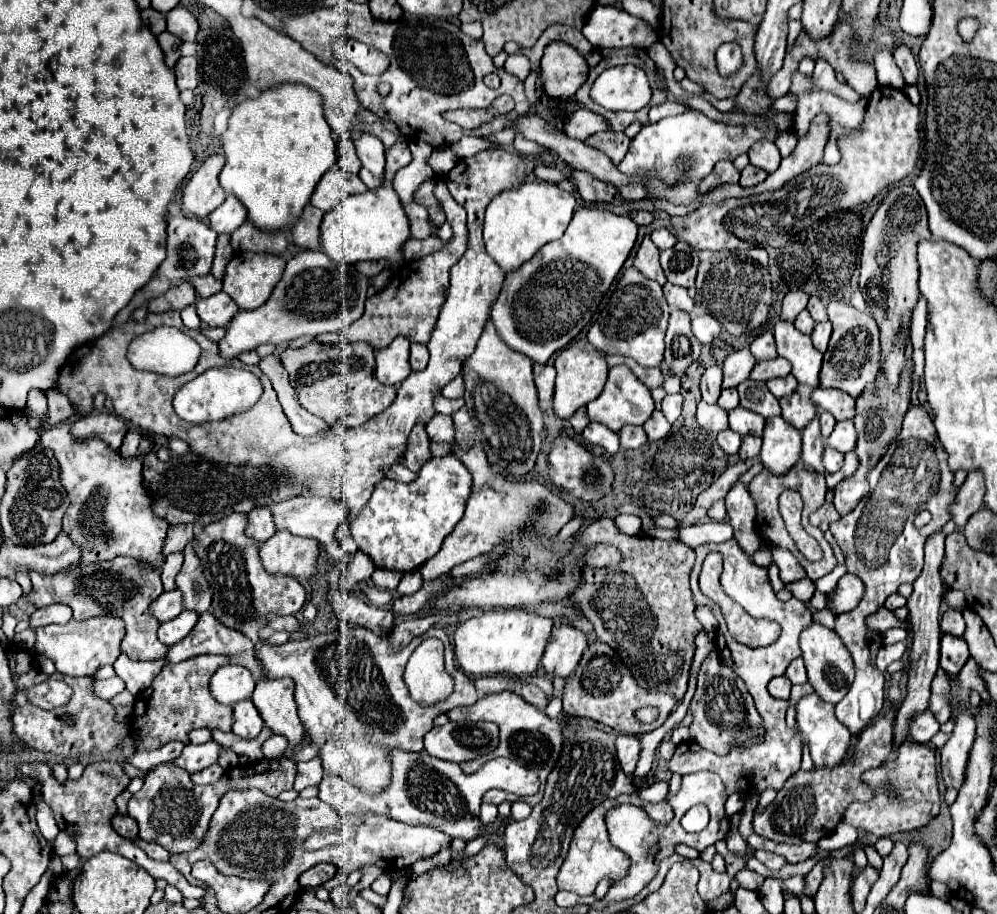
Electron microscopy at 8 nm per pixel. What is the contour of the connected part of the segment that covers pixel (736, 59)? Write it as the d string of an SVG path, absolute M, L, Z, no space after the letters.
M725 43L717 51L717 67L721 75L731 75L741 67L741 47L737 43Z

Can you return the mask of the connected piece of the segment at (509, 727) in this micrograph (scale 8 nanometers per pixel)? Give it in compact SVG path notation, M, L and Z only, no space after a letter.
M503 691L503 693L493 693L493 695L485 695L483 699L479 699L473 707L457 707L447 712L448 718L456 723L478 723L480 721L493 721L499 725L501 735L499 735L499 747L497 751L493 751L493 755L485 755L481 759L473 759L467 763L461 763L463 773L475 773L483 763L495 759L495 757L509 757L515 763L533 769L539 775L541 781L541 789L539 793L535 793L533 797L525 797L525 801L535 807L541 799L543 799L543 789L545 789L545 779L551 773L551 769L555 767L555 763L559 761L561 749L563 749L563 731L565 725L557 723L553 719L547 717L547 713L539 711L537 707L529 705L527 701L523 701L519 695L511 693L511 691Z

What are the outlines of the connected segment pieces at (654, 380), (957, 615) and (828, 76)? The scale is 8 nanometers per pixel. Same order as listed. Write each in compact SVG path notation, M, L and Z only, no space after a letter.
M609 355L609 357L607 357L607 363L609 363L609 367L619 365L619 363L629 365L631 371L637 375L637 379L639 379L643 385L647 385L649 389L657 389L657 387L663 385L663 373L661 373L659 367L655 367L655 369L645 369L645 367L637 365L631 357L617 357L617 355Z
M957 609L945 611L945 615L941 617L941 629L943 629L943 633L949 633L953 637L963 637L965 621L963 621L961 611L957 611Z
M821 59L815 63L813 87L819 89L819 91L829 91L829 93L833 93L833 95L837 95L837 97L841 97L841 99L845 99L845 101L865 99L865 97L857 95L857 91L853 91L849 85L839 83L837 77L835 77L833 67L829 67L829 63L825 63L825 61L821 61Z

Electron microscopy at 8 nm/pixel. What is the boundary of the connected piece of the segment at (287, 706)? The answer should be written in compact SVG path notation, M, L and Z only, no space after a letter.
M289 677L267 679L265 683L257 683L251 697L261 719L265 721L265 727L269 727L275 735L283 735L289 749L301 745L305 737L293 691L295 683Z

